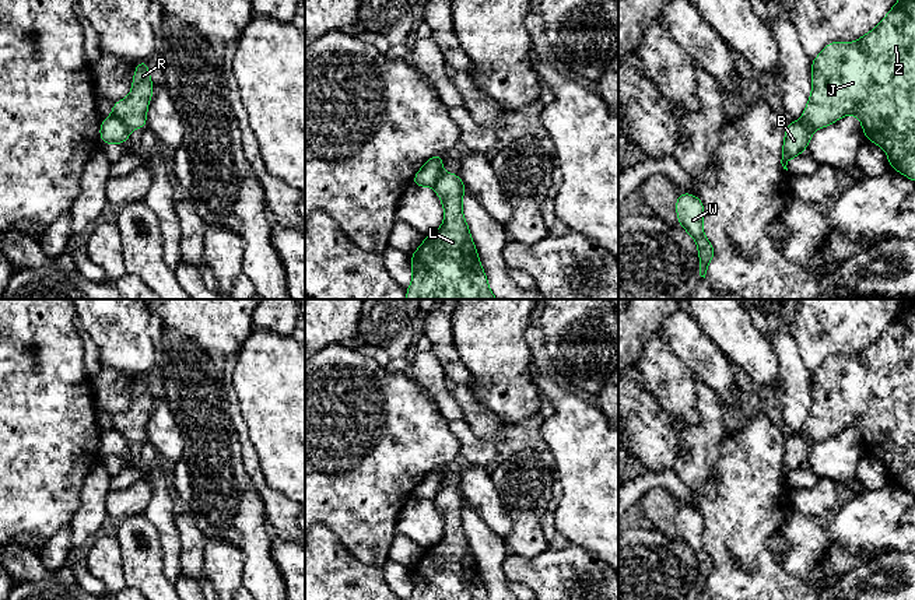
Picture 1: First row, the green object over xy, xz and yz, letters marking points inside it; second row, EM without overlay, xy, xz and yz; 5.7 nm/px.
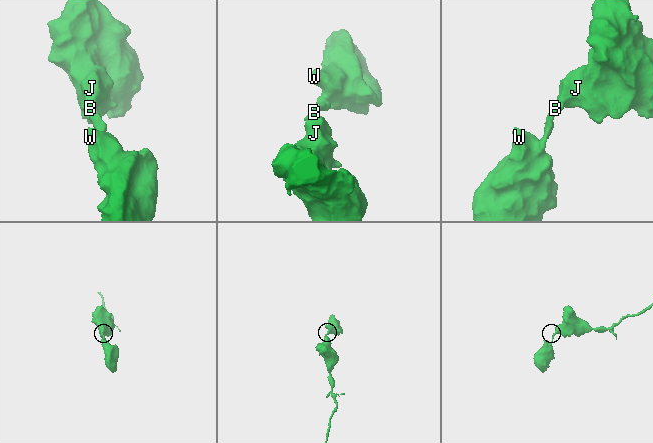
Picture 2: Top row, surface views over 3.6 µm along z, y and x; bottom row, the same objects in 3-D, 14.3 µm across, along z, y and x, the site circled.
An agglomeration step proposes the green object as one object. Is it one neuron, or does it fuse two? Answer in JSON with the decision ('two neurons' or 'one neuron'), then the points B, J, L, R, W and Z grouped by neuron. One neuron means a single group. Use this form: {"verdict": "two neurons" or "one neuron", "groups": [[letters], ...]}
{"verdict": "two neurons", "groups": [["B", "W"], ["J", "L", "R", "Z"]]}

